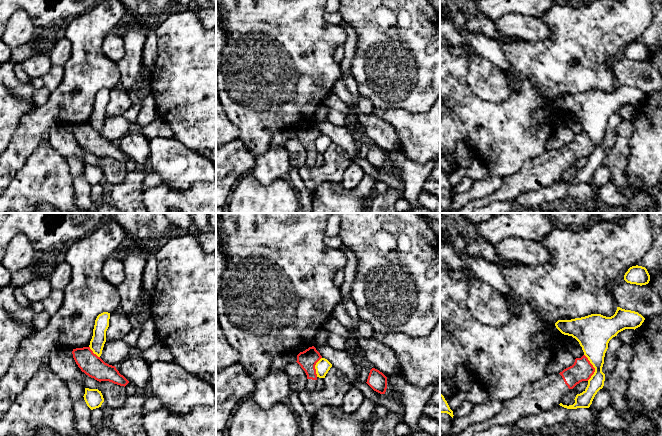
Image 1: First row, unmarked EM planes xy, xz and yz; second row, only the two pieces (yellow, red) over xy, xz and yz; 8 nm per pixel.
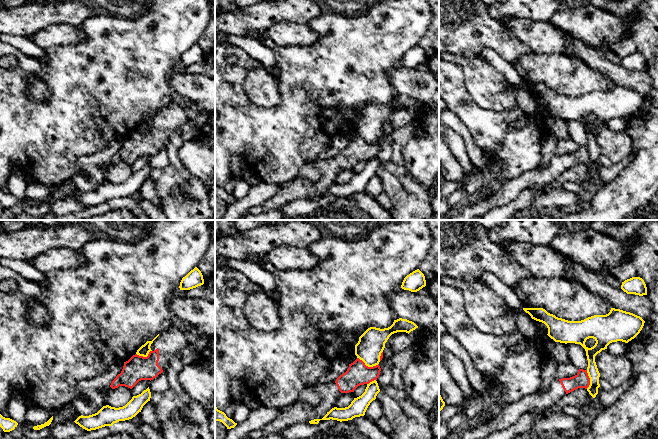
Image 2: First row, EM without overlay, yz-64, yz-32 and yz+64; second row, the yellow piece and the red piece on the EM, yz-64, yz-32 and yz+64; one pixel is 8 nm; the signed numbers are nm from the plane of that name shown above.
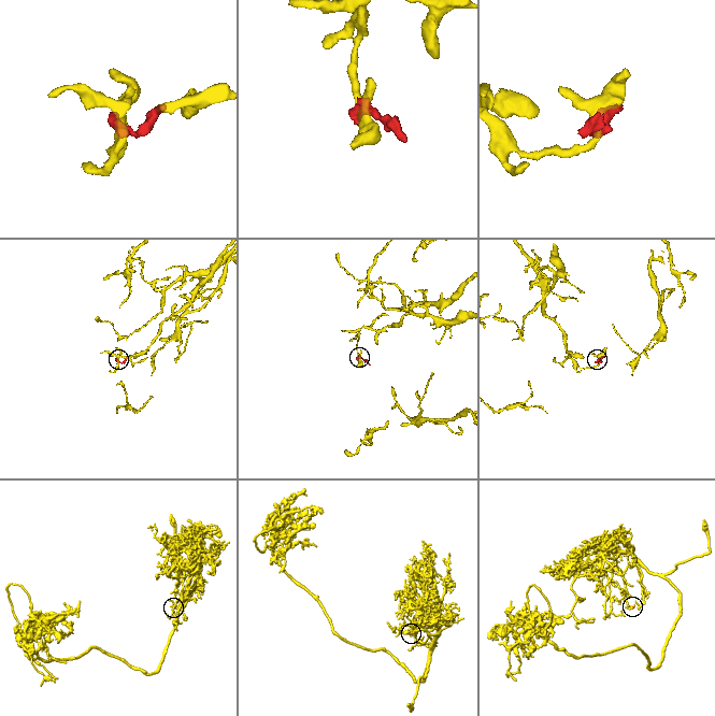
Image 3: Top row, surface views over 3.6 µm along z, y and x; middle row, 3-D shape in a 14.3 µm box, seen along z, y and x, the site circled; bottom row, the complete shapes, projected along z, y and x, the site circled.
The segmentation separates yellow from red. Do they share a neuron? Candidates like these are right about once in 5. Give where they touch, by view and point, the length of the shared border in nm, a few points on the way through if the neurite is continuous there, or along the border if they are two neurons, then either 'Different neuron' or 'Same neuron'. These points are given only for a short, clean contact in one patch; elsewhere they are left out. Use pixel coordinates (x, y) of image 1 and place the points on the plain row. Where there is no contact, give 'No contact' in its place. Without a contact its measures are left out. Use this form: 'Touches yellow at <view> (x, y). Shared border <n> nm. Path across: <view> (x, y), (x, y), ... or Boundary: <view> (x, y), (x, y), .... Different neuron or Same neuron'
Touches yellow at yz (593, 142). Shared border 220 nm. Boundary: yz (584, 130), (594, 144), (594, 149), (588, 156). Different neuron

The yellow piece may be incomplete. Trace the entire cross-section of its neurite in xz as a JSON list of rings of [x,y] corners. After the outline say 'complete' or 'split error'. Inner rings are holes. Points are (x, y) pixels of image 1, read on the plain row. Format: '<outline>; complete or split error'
[[[321,134],[315,141],[317,153],[325,154],[331,143],[332,140],[327,135]]]; complete

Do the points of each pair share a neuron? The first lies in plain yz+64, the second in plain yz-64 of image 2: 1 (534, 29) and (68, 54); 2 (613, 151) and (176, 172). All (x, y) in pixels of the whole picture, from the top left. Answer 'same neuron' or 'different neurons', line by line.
1: different neurons
2: same neuron

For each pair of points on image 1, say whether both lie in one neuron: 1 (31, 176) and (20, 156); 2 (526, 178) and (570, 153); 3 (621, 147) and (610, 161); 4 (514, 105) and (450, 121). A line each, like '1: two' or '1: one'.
1: two
2: one
3: one
4: one

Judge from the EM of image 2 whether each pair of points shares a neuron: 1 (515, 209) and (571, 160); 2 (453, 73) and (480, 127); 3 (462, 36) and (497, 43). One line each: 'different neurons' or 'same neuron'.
1: different neurons
2: same neuron
3: same neuron

